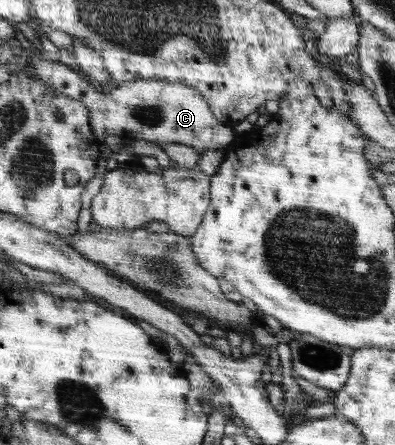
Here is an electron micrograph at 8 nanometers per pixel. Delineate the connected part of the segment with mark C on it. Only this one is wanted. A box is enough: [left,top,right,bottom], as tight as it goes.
[31,52,235,151]

